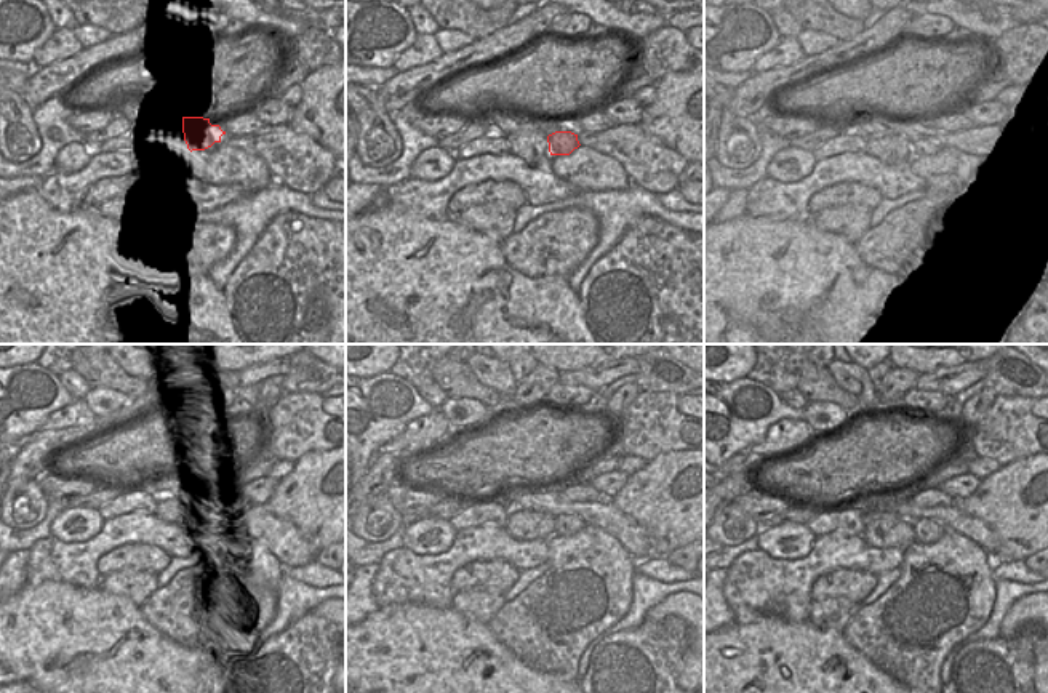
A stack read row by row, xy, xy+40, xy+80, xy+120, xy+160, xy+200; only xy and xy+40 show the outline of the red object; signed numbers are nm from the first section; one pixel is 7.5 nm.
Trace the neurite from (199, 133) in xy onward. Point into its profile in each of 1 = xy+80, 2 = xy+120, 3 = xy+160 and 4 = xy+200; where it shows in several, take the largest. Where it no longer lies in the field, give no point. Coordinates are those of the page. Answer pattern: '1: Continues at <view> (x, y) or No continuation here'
1: Continues at xy+80 (925, 146)
2: Continues at xy+120 (205, 519)
3: Continues at xy+160 (567, 525)
4: Continues at xy+200 (927, 530)

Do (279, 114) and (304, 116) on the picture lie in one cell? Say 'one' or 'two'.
two

